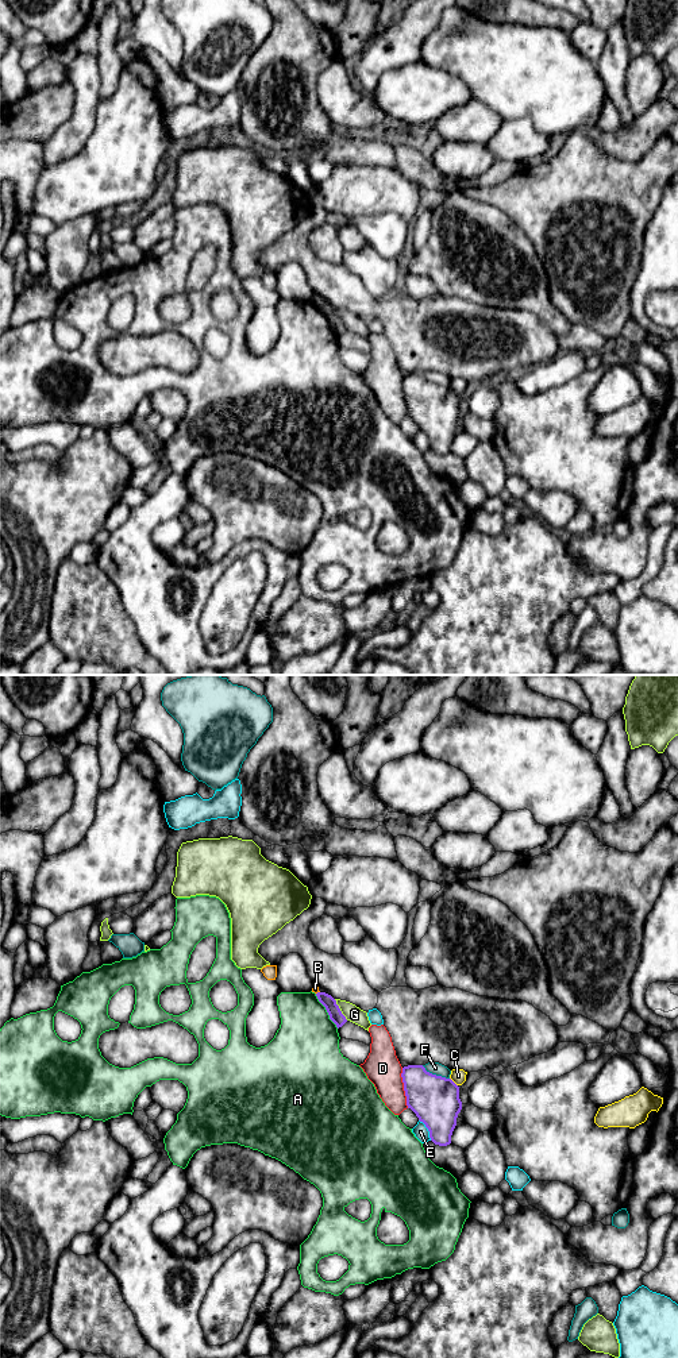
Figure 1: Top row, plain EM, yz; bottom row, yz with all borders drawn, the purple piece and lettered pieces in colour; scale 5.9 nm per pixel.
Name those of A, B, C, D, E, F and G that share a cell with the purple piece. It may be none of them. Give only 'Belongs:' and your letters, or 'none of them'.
Belongs: none of them

